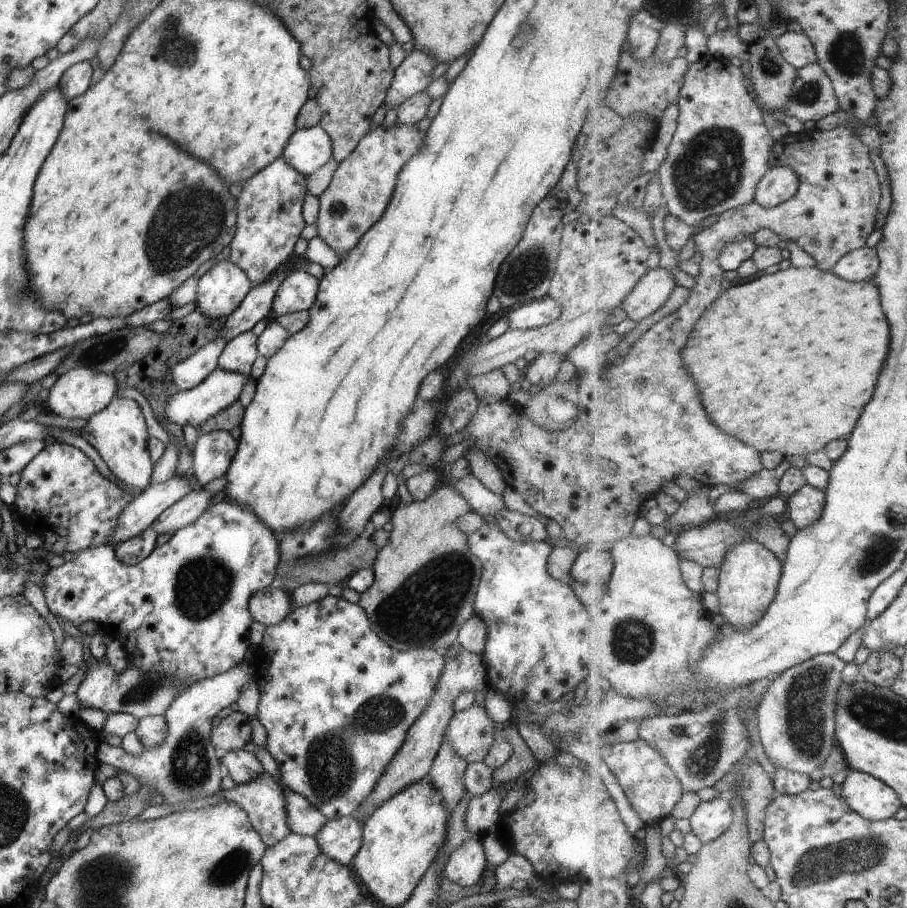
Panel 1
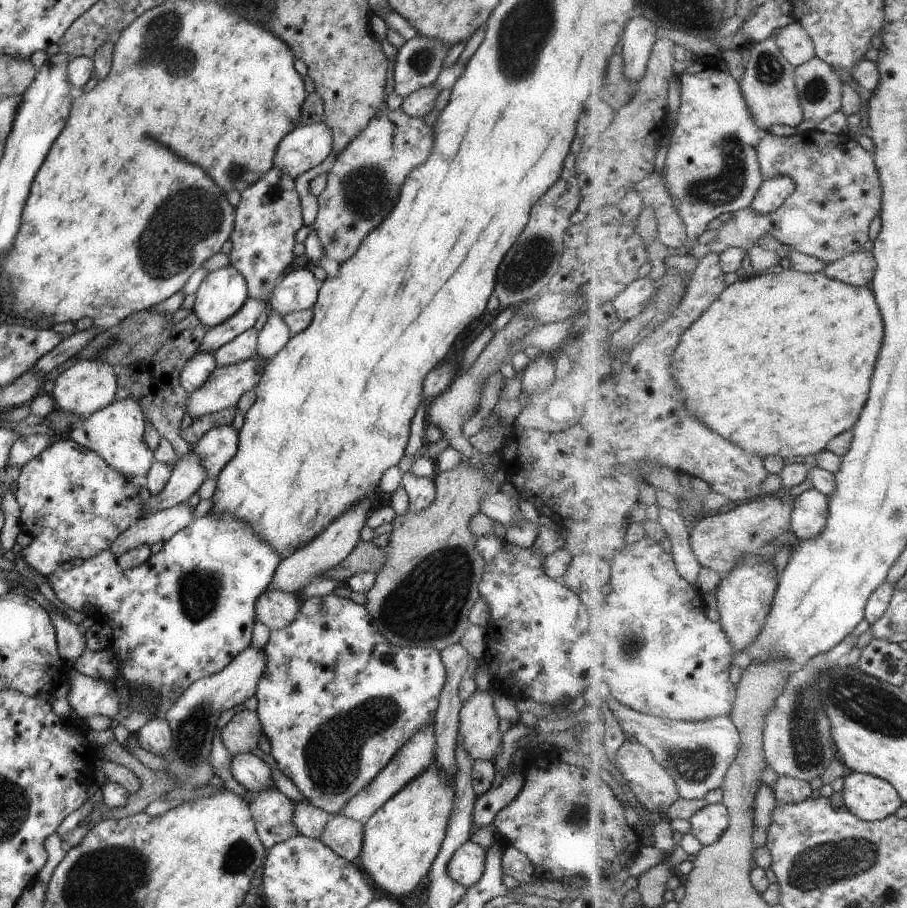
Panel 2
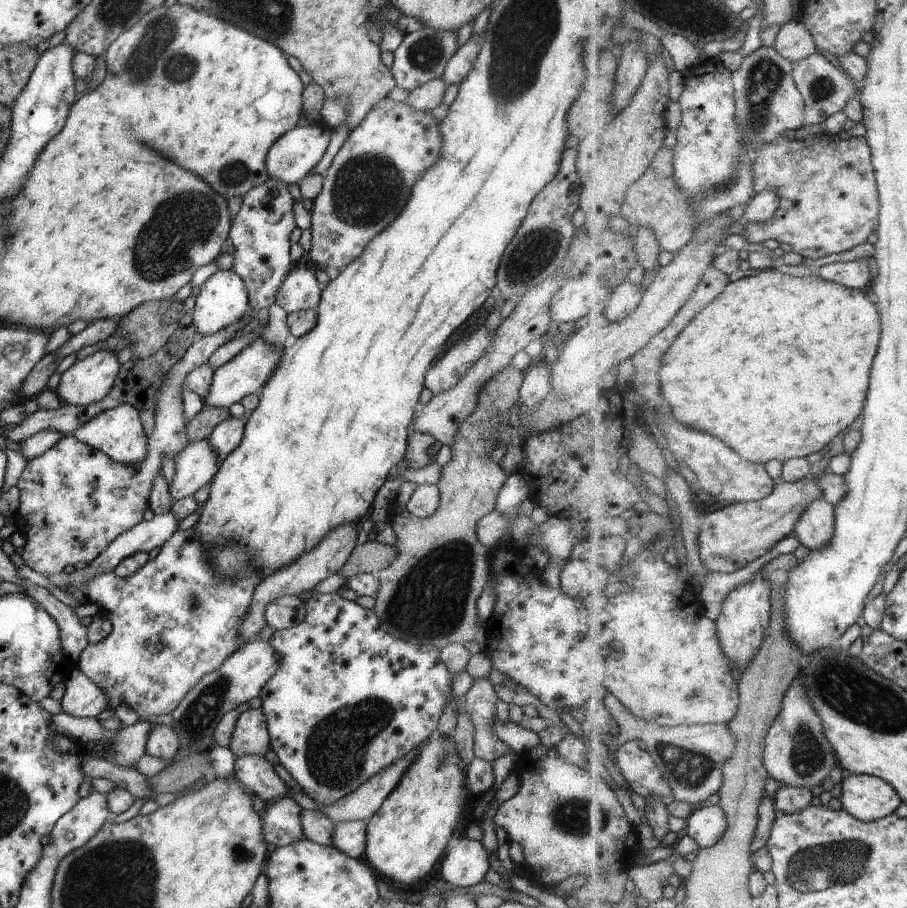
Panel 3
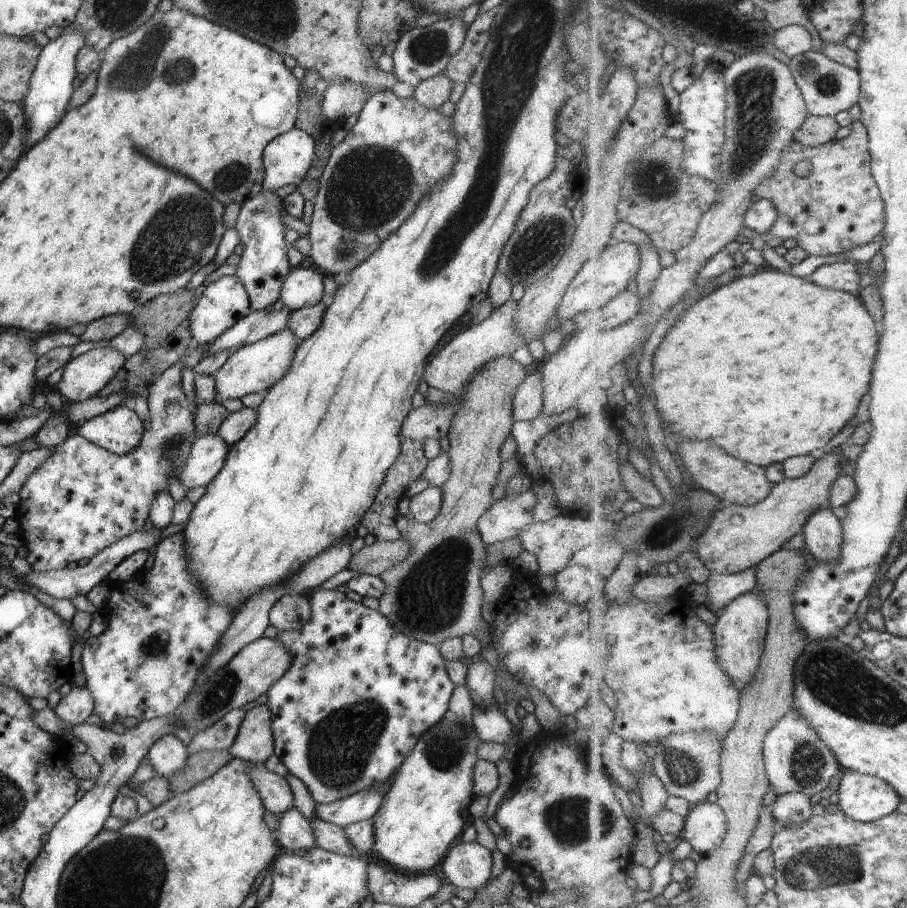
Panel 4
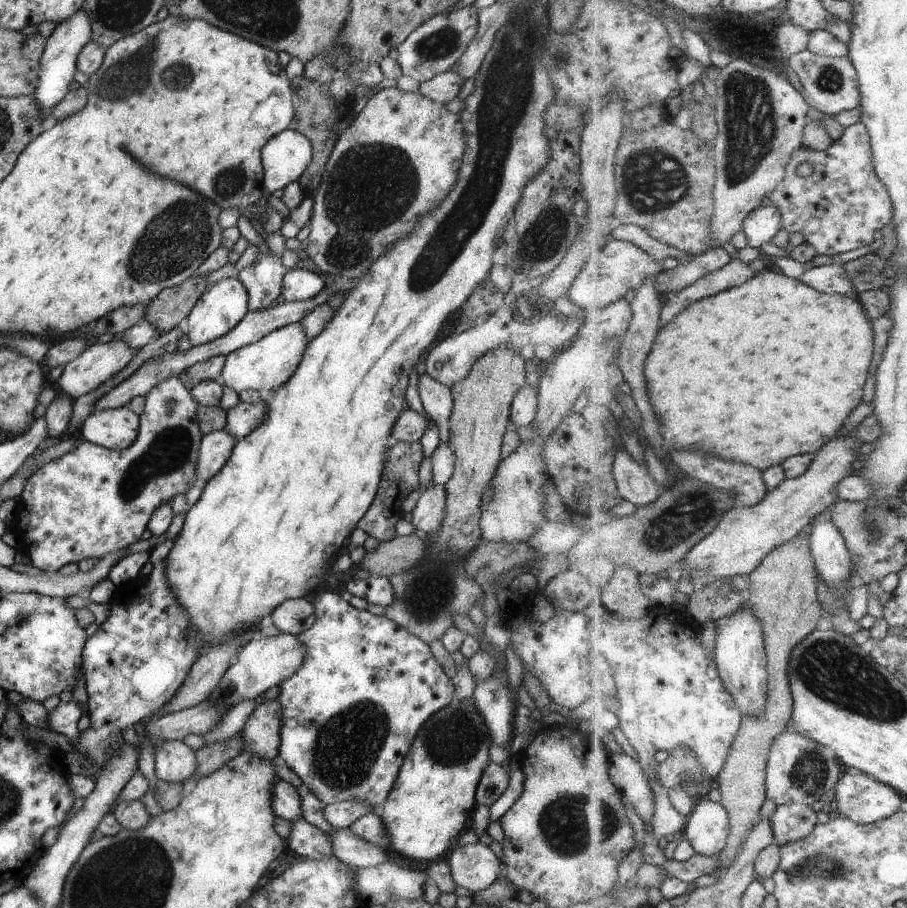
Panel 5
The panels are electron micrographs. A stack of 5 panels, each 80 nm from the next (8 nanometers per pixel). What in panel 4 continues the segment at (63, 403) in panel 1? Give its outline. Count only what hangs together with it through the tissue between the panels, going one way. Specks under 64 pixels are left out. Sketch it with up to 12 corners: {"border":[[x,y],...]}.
{"border":[[113,347],[67,361],[56,384],[66,404],[84,401],[123,366]]}

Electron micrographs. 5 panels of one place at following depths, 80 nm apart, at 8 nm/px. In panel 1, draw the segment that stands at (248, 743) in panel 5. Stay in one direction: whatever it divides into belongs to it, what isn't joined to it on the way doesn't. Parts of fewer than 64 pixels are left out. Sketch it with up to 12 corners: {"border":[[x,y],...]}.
{"border":[[239,711],[213,722],[208,737],[215,752],[243,748],[249,718]]}

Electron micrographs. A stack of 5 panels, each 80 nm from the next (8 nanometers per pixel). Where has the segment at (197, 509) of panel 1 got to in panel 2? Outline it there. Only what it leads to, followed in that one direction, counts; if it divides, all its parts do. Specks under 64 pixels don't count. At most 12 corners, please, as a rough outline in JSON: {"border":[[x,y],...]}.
{"border":[[179,503],[141,517],[108,549],[117,558],[166,541],[191,520]]}

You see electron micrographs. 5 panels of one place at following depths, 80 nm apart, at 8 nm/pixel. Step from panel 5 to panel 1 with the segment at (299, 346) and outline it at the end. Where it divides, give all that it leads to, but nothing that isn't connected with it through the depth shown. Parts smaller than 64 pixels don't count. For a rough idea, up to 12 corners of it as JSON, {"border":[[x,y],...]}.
{"border":[[215,367],[168,398],[165,418],[197,428],[237,401],[244,374]]}

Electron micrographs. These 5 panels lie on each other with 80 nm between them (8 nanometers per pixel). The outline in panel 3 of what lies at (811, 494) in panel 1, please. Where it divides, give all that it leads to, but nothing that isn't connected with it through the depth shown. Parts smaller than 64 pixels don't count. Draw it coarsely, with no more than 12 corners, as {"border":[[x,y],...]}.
{"border":[[811,503],[794,535],[811,551],[825,551],[836,533],[836,508]]}

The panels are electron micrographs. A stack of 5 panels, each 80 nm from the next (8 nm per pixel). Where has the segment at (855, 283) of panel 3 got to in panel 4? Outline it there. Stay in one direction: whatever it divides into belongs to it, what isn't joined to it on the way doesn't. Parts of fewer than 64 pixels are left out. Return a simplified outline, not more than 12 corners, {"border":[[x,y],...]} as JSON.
{"border":[[855,262],[823,265],[806,279],[860,297]]}

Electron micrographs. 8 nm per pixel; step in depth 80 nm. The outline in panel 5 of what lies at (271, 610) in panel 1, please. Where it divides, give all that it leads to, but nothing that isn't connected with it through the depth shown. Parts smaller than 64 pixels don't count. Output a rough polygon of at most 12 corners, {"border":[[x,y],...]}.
{"border":[[284,600],[268,623],[281,633],[298,635],[314,620],[312,603]]}

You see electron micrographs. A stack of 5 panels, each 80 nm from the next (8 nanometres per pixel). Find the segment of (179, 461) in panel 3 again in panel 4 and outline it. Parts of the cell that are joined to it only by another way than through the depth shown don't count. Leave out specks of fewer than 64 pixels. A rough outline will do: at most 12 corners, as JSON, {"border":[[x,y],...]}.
{"border":[[198,435],[177,476],[186,492],[219,472],[227,451]]}

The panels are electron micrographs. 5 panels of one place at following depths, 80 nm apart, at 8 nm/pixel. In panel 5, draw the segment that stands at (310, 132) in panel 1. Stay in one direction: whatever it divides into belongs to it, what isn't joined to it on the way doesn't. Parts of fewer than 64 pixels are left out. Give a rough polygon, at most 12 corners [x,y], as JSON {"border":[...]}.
{"border":[[291,128],[260,148],[262,198],[303,172],[312,144]]}

